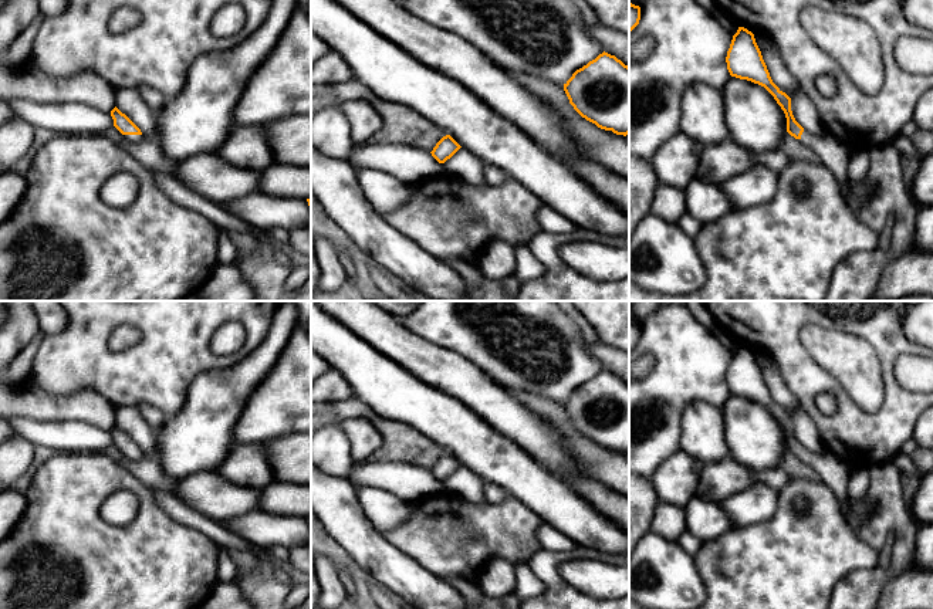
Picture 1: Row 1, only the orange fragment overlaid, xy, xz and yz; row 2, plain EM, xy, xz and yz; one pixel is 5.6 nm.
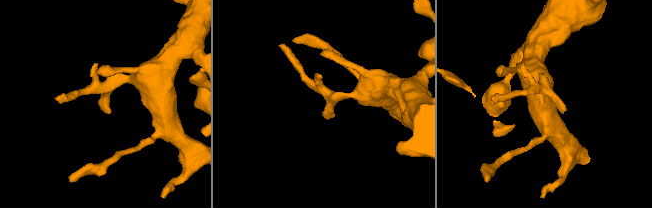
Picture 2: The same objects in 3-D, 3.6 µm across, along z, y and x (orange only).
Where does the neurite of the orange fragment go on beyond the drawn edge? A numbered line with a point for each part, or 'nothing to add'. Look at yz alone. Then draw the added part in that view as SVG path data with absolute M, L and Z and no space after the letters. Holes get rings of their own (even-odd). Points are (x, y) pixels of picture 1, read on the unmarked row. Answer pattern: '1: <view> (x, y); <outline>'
1: yz (831, 470); M804 447L801 457L805 464L812 467L821 481L824 481L835 494L842 514L846 511L848 494L848 478L851 468L838 459L834 453L825 451L817 454Z

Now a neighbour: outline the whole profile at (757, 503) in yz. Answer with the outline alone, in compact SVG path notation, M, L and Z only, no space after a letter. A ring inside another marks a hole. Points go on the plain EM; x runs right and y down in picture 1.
M754 481L746 490L727 497L721 507L733 527L744 527L768 521L777 510L777 503L778 491Z

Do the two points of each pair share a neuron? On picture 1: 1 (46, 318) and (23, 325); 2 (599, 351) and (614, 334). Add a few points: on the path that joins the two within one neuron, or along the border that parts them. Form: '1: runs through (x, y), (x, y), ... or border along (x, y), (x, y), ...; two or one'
1: border along (34, 315), (40, 330); two
2: border along (599, 341), (614, 348); two

